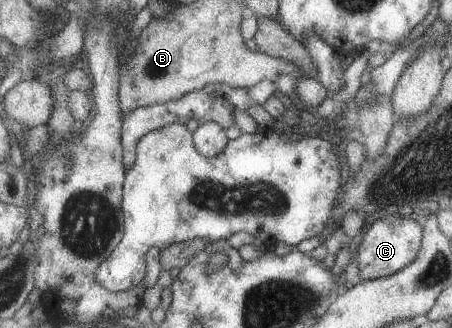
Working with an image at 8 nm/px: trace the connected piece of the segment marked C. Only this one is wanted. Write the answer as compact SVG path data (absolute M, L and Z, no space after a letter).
M410 214L404 217L384 216L372 222L372 225L368 226L368 230L363 234L355 253L356 258L353 259L358 264L360 280L386 277L410 264L420 250L422 229L422 221L414 216L410 218Z

